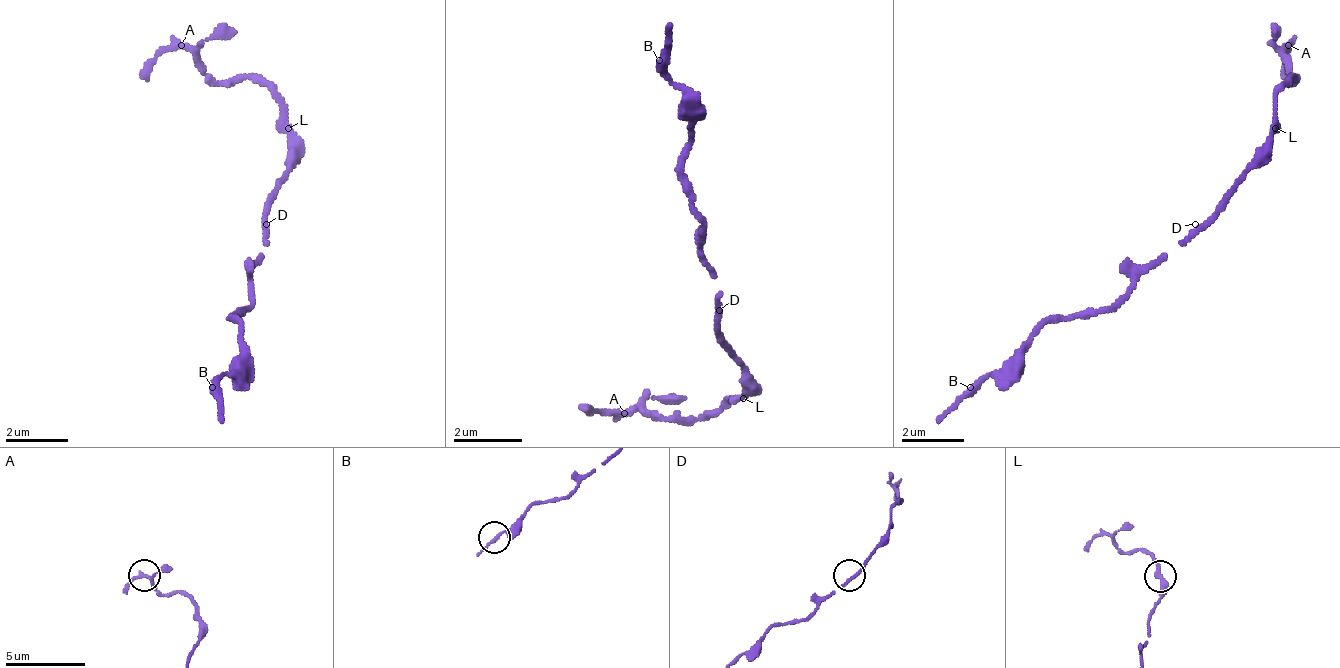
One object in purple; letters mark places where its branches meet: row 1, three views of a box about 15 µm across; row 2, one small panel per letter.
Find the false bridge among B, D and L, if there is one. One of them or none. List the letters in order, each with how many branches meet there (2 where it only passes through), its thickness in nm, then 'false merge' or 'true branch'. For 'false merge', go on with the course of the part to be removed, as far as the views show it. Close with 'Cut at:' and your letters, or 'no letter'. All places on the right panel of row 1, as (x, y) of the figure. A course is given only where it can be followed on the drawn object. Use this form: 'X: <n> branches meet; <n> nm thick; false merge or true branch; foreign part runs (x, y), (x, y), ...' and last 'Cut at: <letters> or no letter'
B: 2 branches meet; 200 nm thick; true branch
D: 2 branches meet; 170 nm thick; true branch
L: 2 branches meet; 260 nm thick; false merge
Cut at: L

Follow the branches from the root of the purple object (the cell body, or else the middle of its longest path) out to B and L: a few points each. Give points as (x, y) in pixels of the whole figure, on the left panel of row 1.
B: (266, 231), (266, 255), (251, 270), (251, 301), (235, 317), (243, 324), (243, 356), (212, 387)
L: (266, 231), (266, 192), (274, 185), (274, 177), (289, 161), (289, 130)

